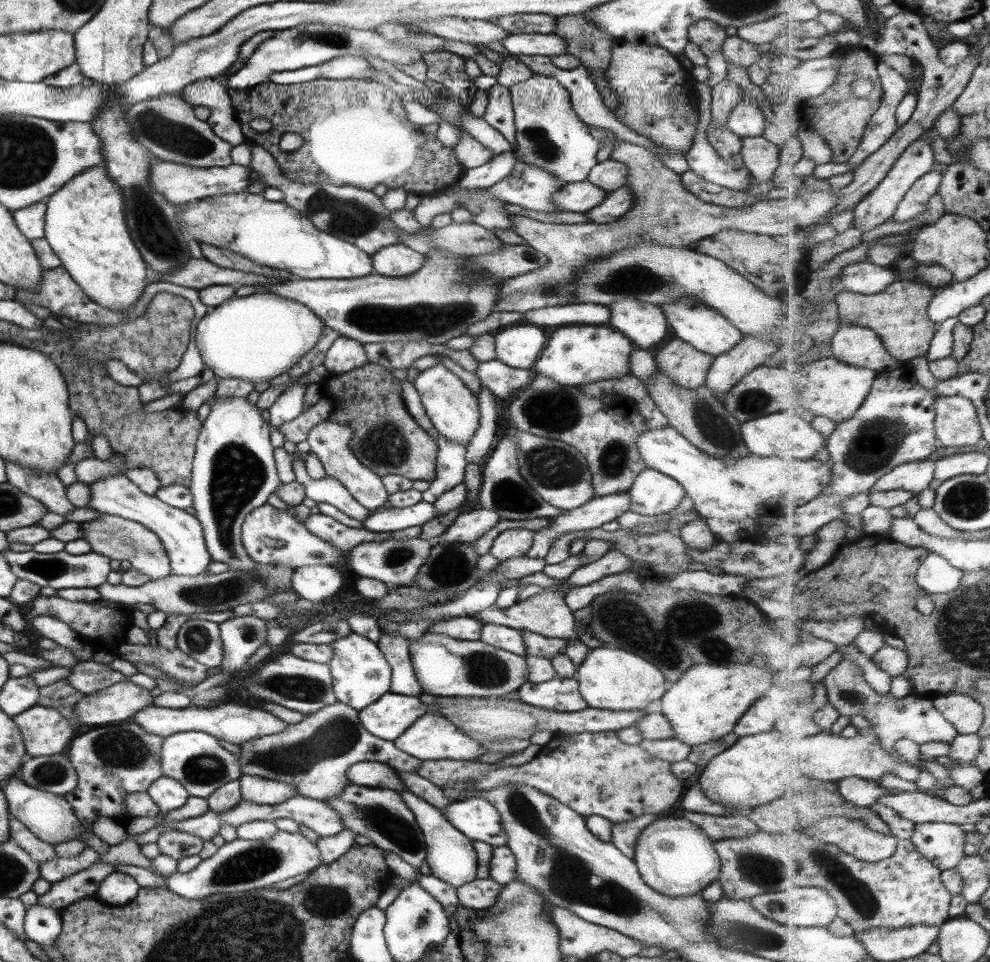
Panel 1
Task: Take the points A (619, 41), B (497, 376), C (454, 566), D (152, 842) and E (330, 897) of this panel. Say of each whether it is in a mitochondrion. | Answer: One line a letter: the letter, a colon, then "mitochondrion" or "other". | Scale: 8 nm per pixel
A: other
B: other
C: mitochondrion
D: other
E: mitochondrion

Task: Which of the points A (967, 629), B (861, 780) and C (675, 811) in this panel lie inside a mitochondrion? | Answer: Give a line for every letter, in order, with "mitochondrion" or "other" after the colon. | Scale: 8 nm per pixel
A: mitochondrion
B: other
C: other

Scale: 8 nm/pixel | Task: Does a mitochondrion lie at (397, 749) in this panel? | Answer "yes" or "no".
no

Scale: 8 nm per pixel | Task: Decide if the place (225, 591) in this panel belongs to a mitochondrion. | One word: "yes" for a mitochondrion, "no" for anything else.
yes

